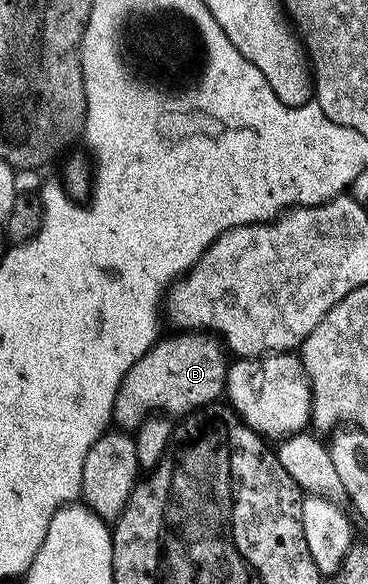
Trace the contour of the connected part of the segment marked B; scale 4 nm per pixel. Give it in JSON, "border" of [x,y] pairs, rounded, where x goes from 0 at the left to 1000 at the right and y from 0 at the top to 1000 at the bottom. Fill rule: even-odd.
{"border":[[[497,567],[476,574],[421,586],[340,640],[307,692],[304,719],[323,735],[372,738],[429,704],[500,716],[579,693],[606,676],[625,627],[601,584],[557,567]]]}

